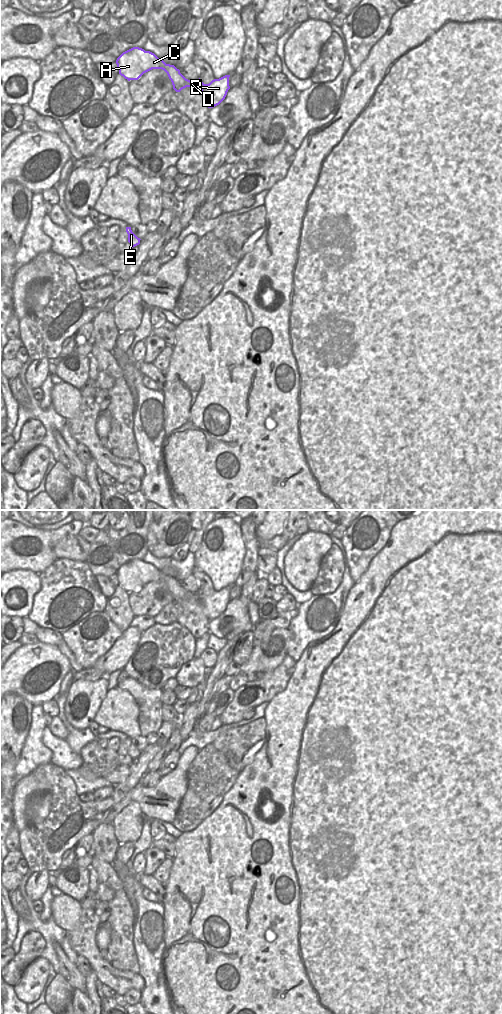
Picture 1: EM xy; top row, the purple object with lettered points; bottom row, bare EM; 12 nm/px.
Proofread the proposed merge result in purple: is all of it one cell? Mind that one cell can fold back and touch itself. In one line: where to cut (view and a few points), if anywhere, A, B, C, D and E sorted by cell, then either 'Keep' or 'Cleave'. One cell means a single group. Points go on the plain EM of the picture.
No split. Groups: A B C D E. Keep

